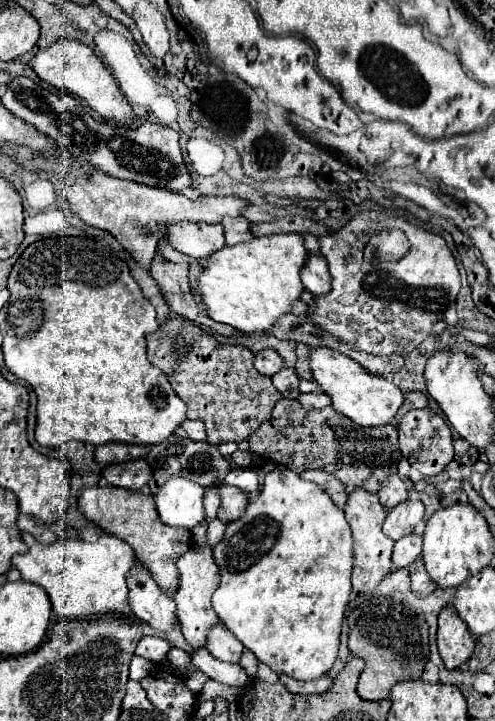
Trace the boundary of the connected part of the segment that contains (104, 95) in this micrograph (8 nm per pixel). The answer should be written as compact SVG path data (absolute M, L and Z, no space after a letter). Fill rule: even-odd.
M59 38L49 48L43 48L33 56L31 68L43 82L53 84L67 94L83 98L103 118L113 120L117 124L129 124L135 120L135 112L129 106L123 92L119 90L113 74L103 64L103 60L95 54L95 50L85 46L83 42L75 38Z

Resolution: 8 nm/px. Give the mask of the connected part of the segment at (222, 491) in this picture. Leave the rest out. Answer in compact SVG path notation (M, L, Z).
M219 486L219 496L221 496L221 508L217 512L217 518L221 522L231 522L239 520L249 504L249 494L235 488L235 486Z

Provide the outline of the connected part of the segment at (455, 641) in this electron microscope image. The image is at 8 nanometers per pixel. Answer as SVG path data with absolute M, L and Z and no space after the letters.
M447 606L439 614L437 628L437 646L439 654L449 670L459 668L467 662L475 648L475 638L471 636L467 624L457 616L453 606Z

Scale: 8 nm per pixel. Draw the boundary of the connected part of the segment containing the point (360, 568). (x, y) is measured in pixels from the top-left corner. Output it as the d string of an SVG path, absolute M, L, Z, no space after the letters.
M355 490L349 496L347 508L345 508L347 522L353 530L355 540L355 566L353 566L353 590L355 592L371 592L379 586L379 582L391 572L391 552L393 552L393 540L387 538L381 532L381 524L387 516L385 508L379 504L377 494L371 494L367 490Z

